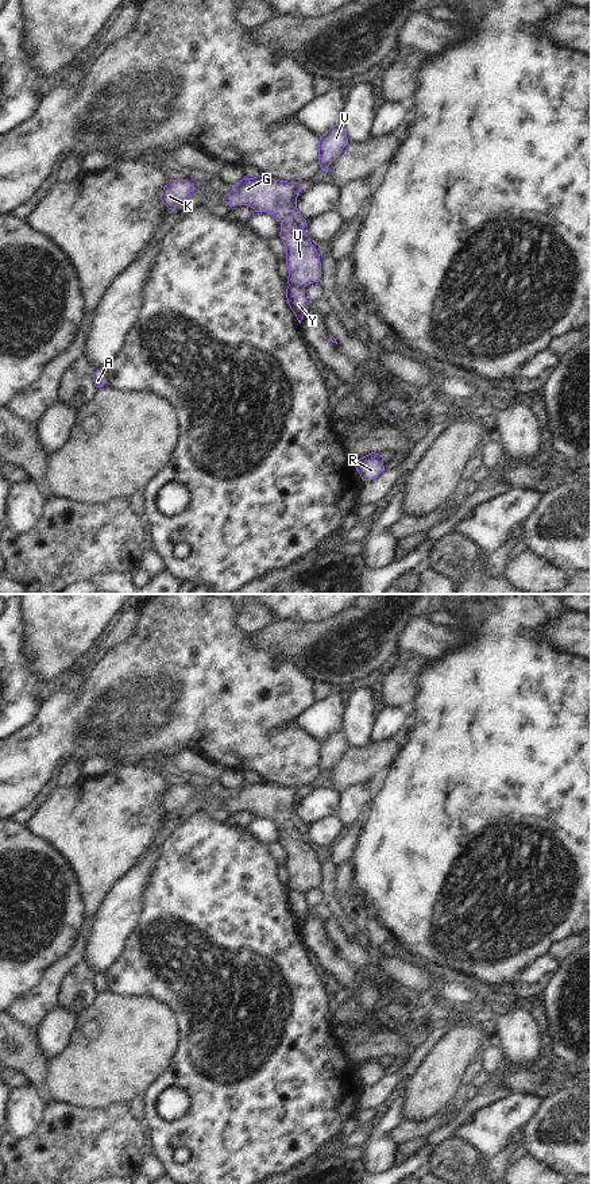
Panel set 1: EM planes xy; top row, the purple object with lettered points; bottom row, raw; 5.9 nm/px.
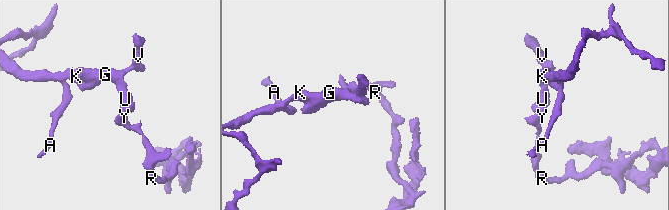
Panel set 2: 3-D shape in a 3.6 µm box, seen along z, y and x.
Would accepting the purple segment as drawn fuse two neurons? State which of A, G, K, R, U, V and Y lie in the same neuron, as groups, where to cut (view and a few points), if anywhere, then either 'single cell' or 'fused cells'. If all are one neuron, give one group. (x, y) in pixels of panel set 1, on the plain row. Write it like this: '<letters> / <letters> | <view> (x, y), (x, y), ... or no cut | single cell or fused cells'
A G K U V / R Y | xy (289, 889), (302, 893) | fused cells

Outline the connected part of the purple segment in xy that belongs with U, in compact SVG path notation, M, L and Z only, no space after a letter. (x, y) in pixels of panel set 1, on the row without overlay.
M264 780L254 783L243 783L233 790L233 794L223 802L231 813L235 810L248 810L255 817L269 817L278 822L281 829L279 841L286 852L286 871L289 873L287 888L305 892L321 883L320 859L312 849L310 842L304 837L306 825L297 814L297 802L302 794L302 788L279 786Z

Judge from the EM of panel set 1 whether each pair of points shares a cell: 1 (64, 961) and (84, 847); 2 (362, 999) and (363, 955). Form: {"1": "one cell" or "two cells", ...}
{"1": "one cell", "2": "two cells"}

